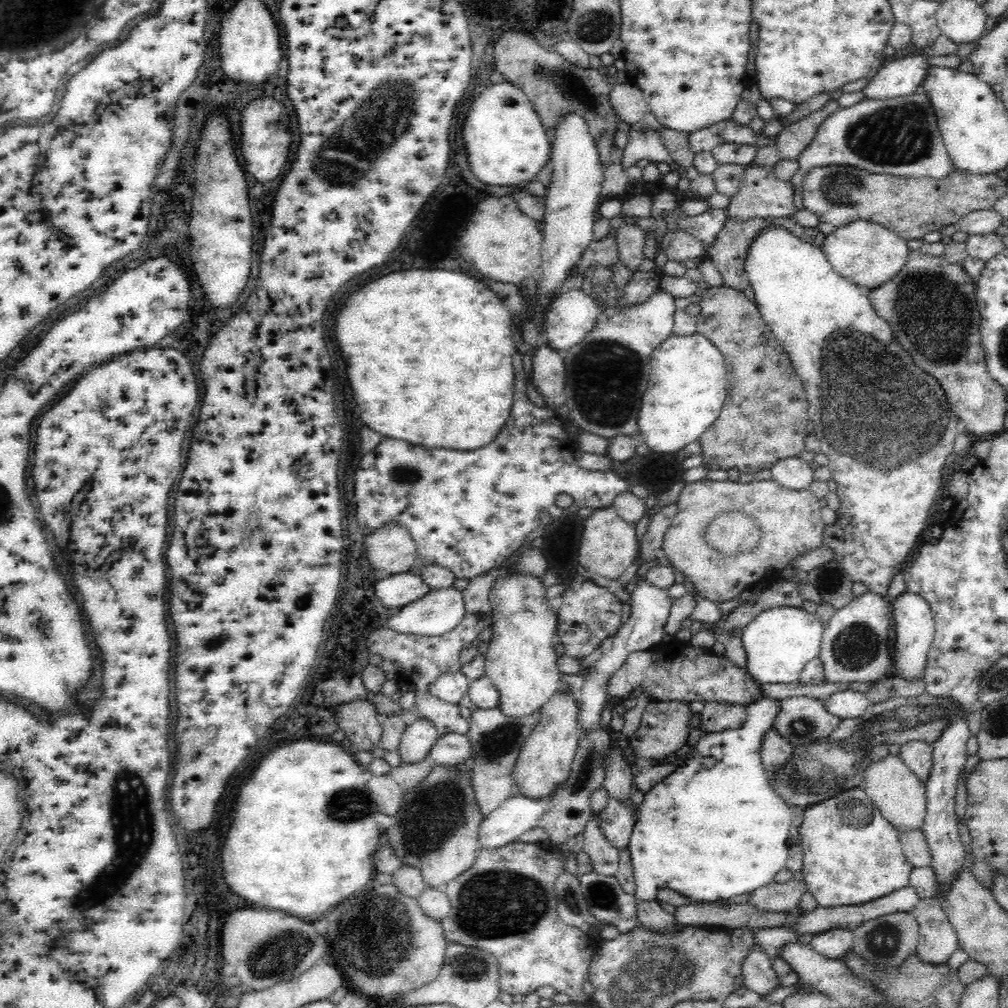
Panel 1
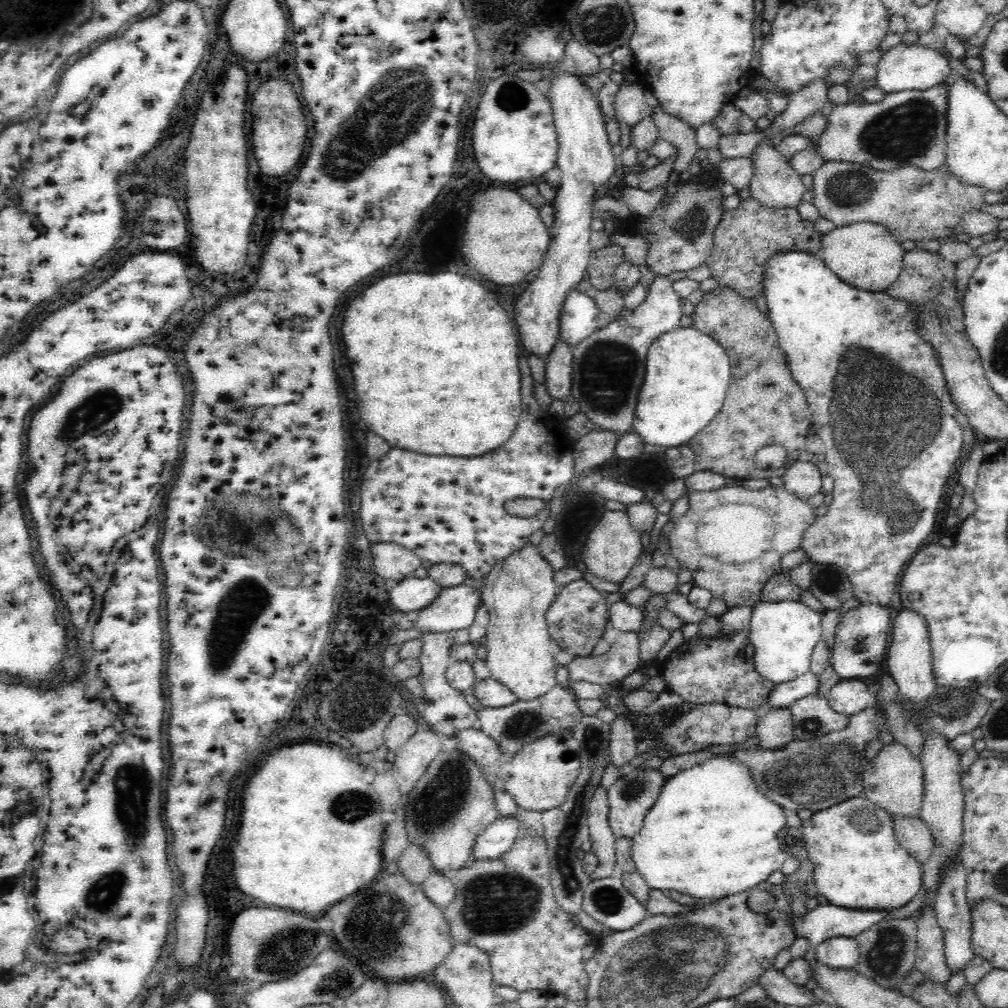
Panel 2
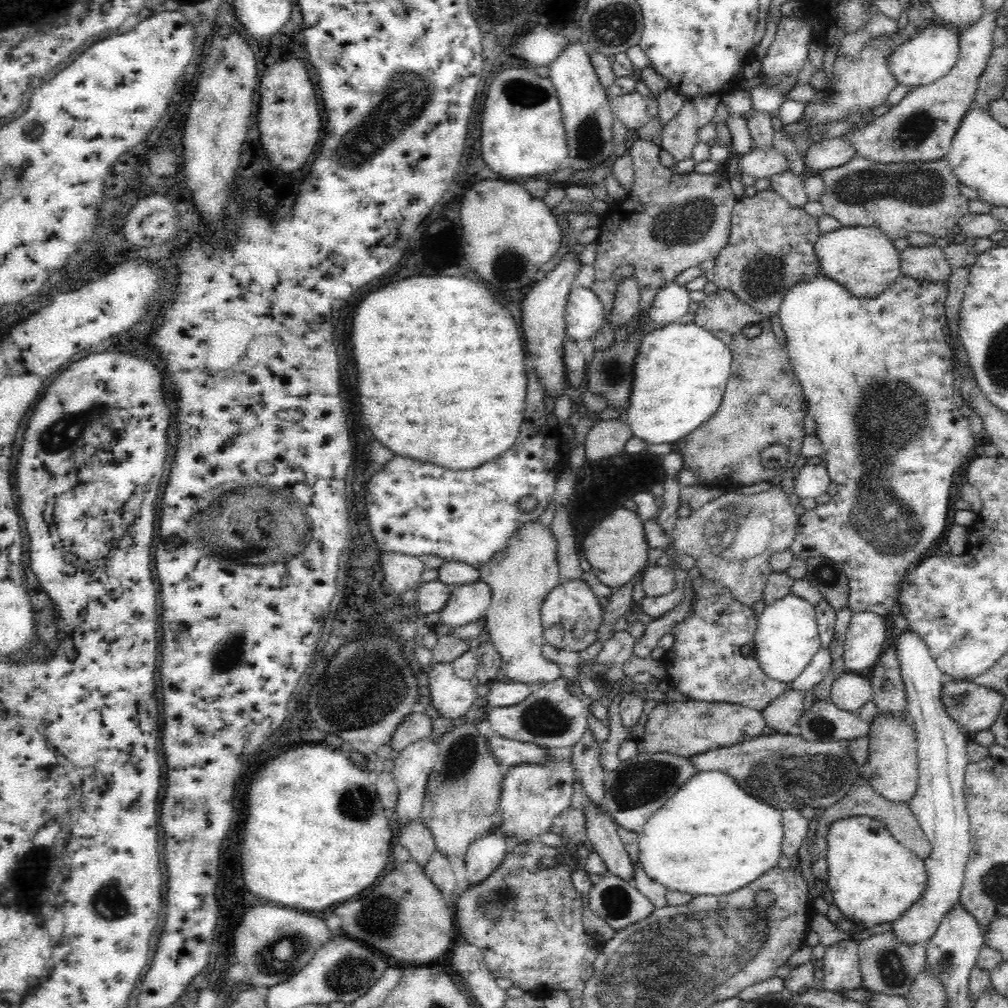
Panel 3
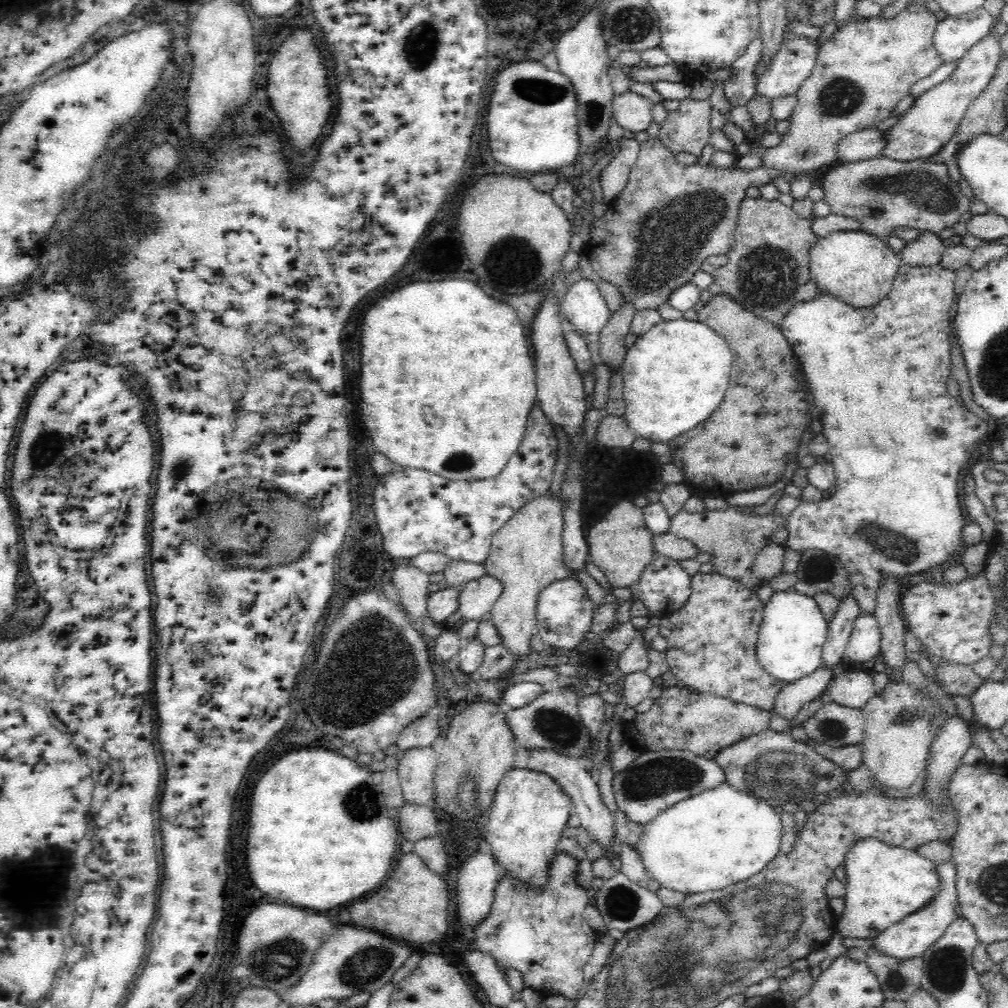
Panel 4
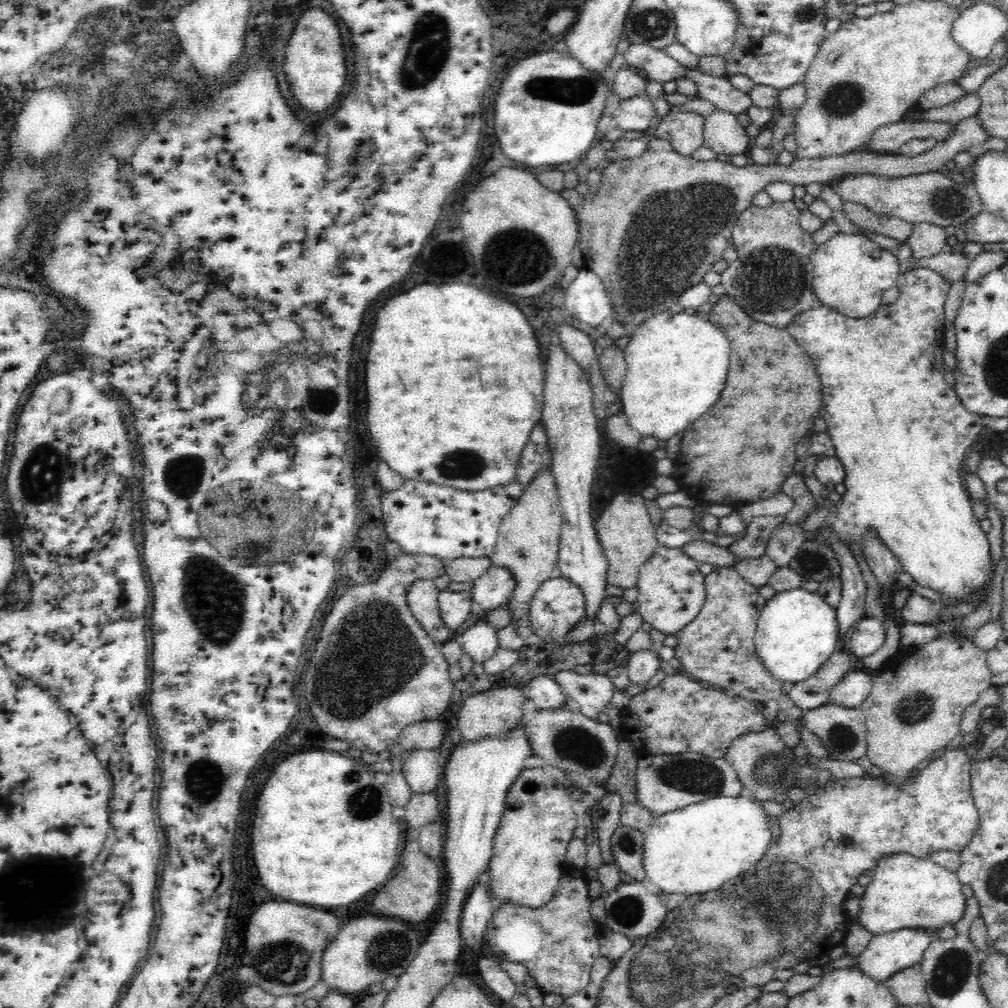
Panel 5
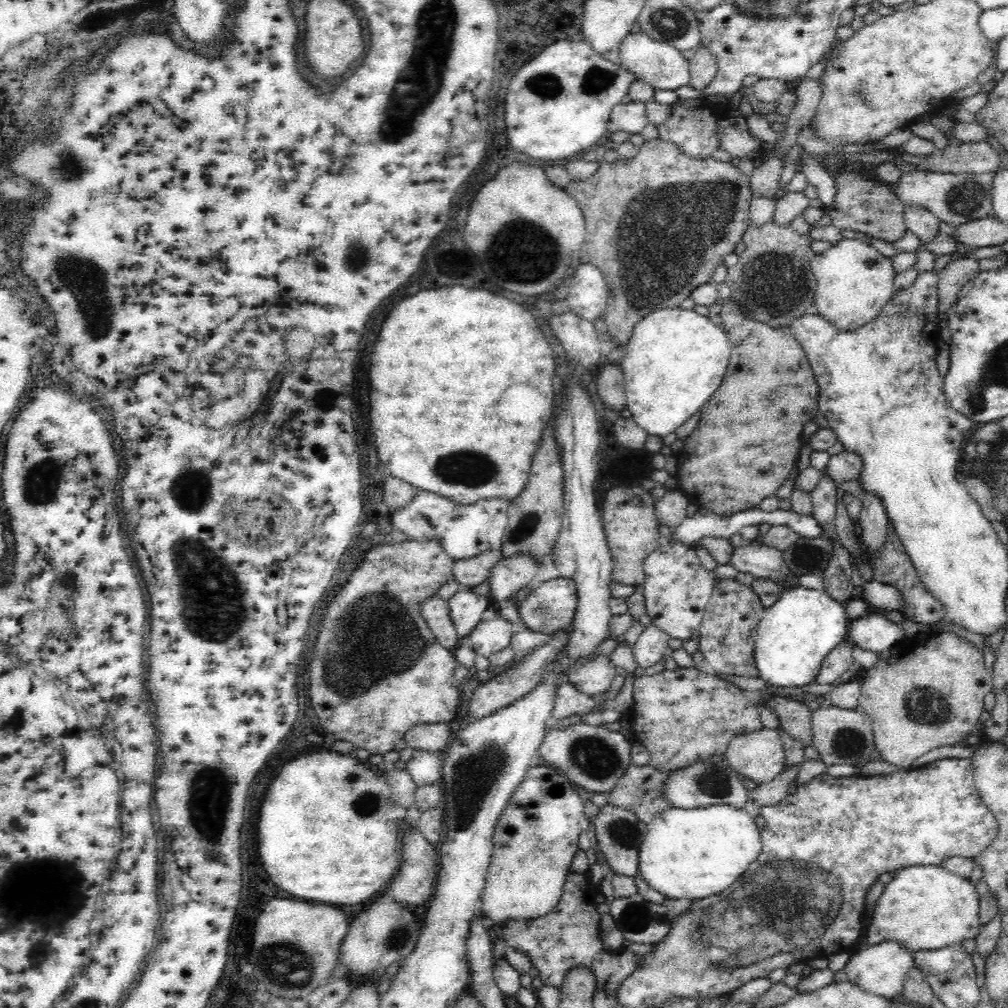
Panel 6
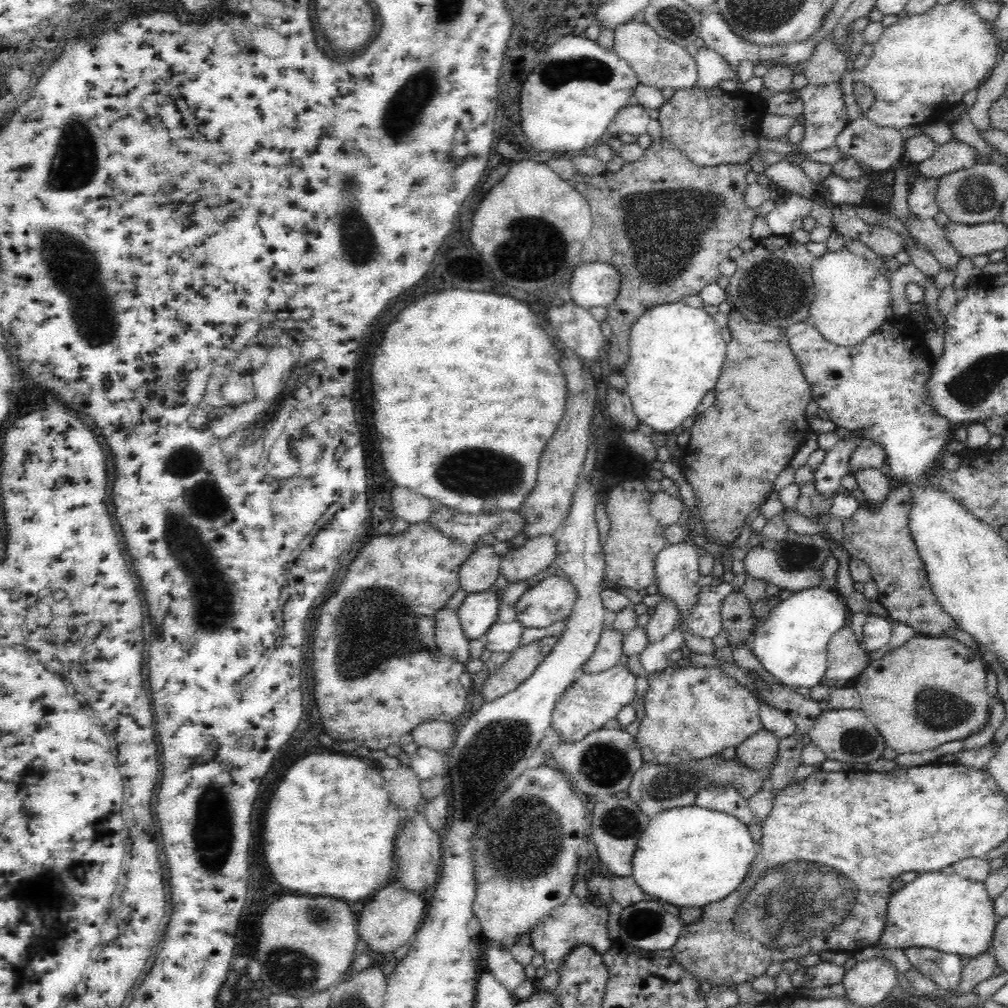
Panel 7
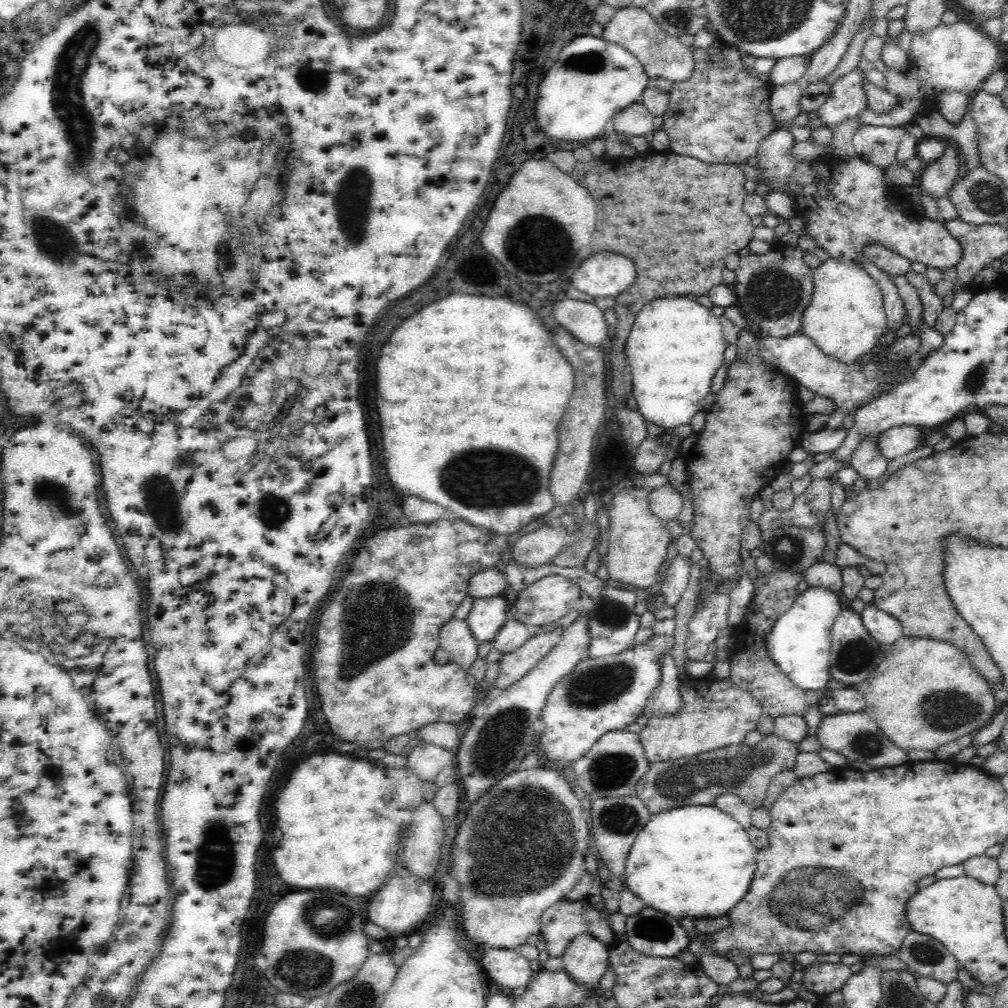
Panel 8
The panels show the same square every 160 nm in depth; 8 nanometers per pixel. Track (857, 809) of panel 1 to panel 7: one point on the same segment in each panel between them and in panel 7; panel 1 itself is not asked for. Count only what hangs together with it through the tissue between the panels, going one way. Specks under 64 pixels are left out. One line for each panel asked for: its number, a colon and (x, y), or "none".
2: (858, 863)
3: (873, 879)
4: (884, 883)
5: (905, 891)
6: (924, 907)
7: (940, 910)

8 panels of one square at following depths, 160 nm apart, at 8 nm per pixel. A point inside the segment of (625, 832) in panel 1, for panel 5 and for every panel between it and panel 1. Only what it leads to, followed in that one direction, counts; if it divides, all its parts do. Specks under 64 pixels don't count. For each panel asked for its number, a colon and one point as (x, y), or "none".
2: (635, 791)
3: (634, 792)
4: (656, 780)
5: (664, 782)

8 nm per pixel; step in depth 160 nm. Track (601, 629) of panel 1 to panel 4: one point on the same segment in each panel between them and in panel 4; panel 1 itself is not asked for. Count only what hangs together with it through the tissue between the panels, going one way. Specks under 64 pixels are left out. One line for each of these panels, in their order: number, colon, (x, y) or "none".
2: (576, 620)
3: (571, 614)
4: (564, 611)

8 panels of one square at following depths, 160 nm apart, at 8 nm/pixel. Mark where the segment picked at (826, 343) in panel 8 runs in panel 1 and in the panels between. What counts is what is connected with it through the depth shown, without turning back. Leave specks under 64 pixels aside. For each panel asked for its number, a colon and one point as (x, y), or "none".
1: (867, 253)
2: (864, 254)
3: (863, 259)
4: (859, 268)
5: (851, 272)
6: (854, 281)
7: (852, 295)

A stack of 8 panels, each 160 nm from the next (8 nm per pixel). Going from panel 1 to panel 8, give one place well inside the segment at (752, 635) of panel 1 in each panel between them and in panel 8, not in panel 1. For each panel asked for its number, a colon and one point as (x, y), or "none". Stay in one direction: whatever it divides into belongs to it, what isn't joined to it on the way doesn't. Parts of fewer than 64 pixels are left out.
2: (783, 634)
3: (786, 637)
4: (792, 633)
5: (797, 631)
6: (796, 633)
7: (791, 644)
8: (799, 643)

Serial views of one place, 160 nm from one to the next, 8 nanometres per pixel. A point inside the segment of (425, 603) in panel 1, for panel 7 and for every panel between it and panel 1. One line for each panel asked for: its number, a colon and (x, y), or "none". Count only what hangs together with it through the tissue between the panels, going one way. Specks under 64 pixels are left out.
2: (454, 608)
3: (466, 603)
4: (477, 597)
5: (495, 586)
6: (511, 574)
7: (536, 554)

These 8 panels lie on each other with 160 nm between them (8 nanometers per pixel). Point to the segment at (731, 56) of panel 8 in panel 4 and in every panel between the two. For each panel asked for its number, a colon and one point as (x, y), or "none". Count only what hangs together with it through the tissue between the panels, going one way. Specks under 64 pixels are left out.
4: (688, 129)
5: (684, 130)
6: (692, 129)
7: (714, 127)

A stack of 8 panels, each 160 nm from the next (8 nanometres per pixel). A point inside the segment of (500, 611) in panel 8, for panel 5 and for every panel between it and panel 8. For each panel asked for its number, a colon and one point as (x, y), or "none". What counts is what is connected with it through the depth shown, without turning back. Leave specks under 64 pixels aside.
5: (454, 606)
6: (465, 607)
7: (478, 610)

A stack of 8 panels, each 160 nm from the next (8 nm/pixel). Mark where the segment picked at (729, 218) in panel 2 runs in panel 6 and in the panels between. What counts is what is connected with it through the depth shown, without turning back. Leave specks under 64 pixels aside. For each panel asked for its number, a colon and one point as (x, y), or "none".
3: (771, 244)
4: (767, 272)
5: (771, 279)
6: (772, 282)

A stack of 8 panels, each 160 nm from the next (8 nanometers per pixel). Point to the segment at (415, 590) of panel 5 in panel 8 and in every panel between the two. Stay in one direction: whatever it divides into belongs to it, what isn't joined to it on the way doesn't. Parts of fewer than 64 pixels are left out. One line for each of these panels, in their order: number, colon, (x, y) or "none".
6: (435, 610)
7: (449, 636)
8: (455, 636)

